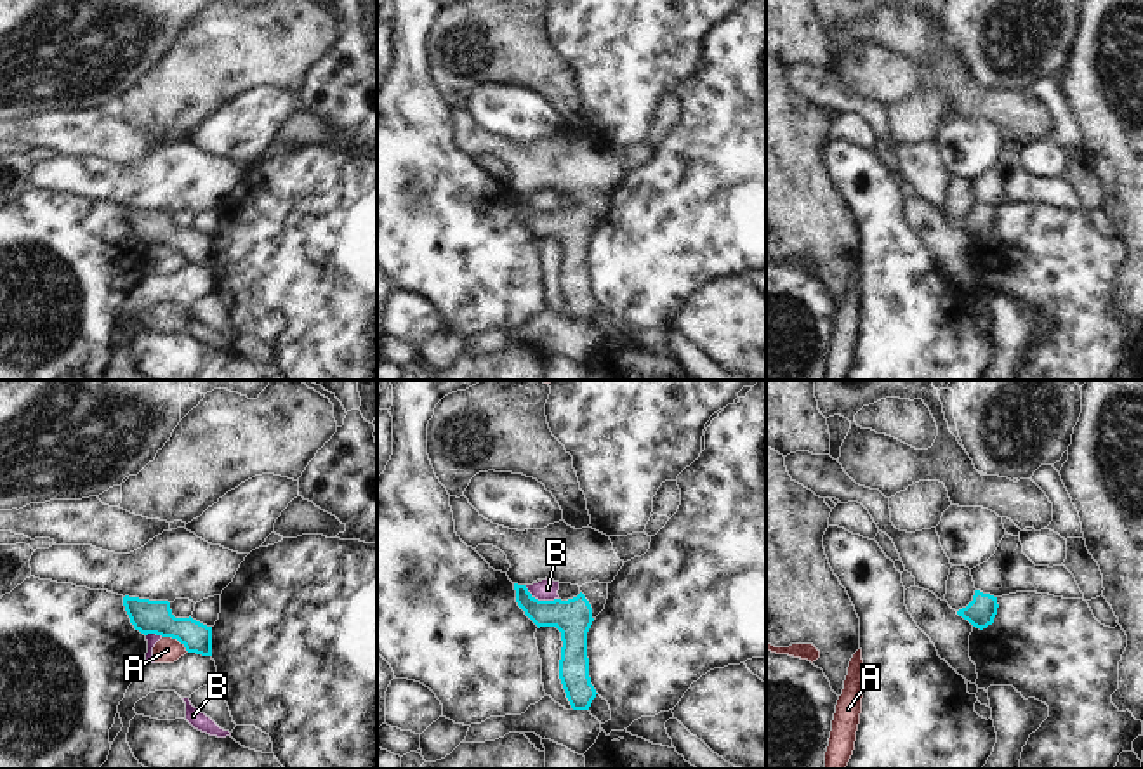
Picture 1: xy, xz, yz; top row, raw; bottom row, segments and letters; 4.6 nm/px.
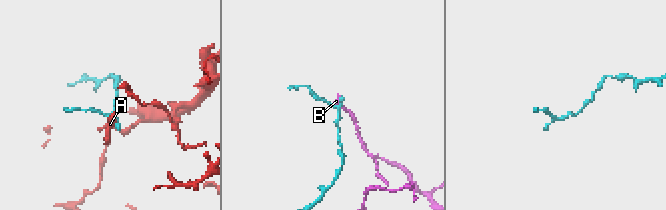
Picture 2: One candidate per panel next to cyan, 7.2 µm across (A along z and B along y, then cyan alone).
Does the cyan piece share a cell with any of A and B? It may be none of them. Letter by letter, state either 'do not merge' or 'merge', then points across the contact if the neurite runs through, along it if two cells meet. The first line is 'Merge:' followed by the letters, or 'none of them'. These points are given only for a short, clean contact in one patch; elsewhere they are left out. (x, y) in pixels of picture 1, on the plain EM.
Merge: none of them
A: do not merge
B: do not merge | along xz (525, 197), (539, 210), (558, 210)

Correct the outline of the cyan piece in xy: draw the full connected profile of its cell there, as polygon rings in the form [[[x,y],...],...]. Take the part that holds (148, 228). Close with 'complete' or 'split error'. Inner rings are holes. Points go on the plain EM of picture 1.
[[[123,208],[130,234],[141,245],[156,245],[177,250],[188,264],[212,267],[212,238],[196,231],[175,229],[168,212],[149,212],[139,208]]]; complete

